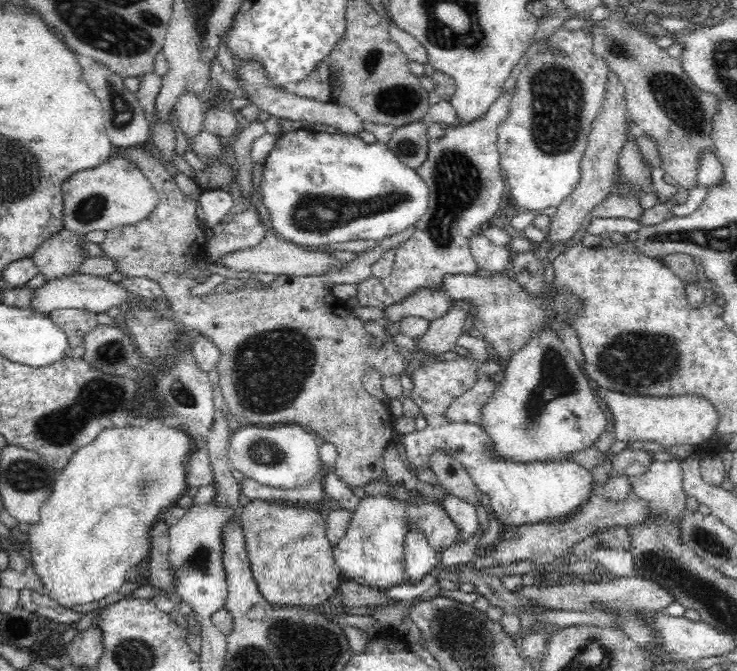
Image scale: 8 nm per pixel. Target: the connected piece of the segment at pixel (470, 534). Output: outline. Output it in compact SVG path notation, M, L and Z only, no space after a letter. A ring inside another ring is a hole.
M450 494L441 506L445 508L448 516L454 520L454 525L458 528L458 545L463 544L464 541L468 543L478 532L476 508Z

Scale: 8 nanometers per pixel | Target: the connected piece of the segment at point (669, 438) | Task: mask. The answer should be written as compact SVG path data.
M598 388L596 395L606 404L614 418L614 440L630 444L638 441L657 442L663 447L698 445L710 438L719 421L719 414L709 400L698 395L658 398L658 396L626 395Z

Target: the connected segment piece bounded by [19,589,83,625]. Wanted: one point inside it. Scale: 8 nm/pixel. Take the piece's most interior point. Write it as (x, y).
(42, 607)

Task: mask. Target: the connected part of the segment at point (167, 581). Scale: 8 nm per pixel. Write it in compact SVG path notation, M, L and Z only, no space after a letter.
M160 518L150 531L151 549L150 566L148 572L150 577L148 584L166 592L175 592L174 577L168 565L168 538L169 526L164 519Z

